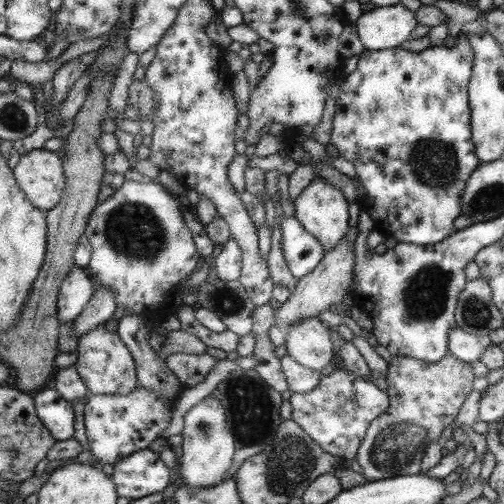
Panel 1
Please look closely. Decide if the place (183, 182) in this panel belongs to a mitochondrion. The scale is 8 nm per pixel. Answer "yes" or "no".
no

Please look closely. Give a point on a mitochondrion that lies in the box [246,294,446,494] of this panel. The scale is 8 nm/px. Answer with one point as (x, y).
(396, 446)

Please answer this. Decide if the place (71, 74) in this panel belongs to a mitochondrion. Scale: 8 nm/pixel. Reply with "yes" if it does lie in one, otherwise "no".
no

